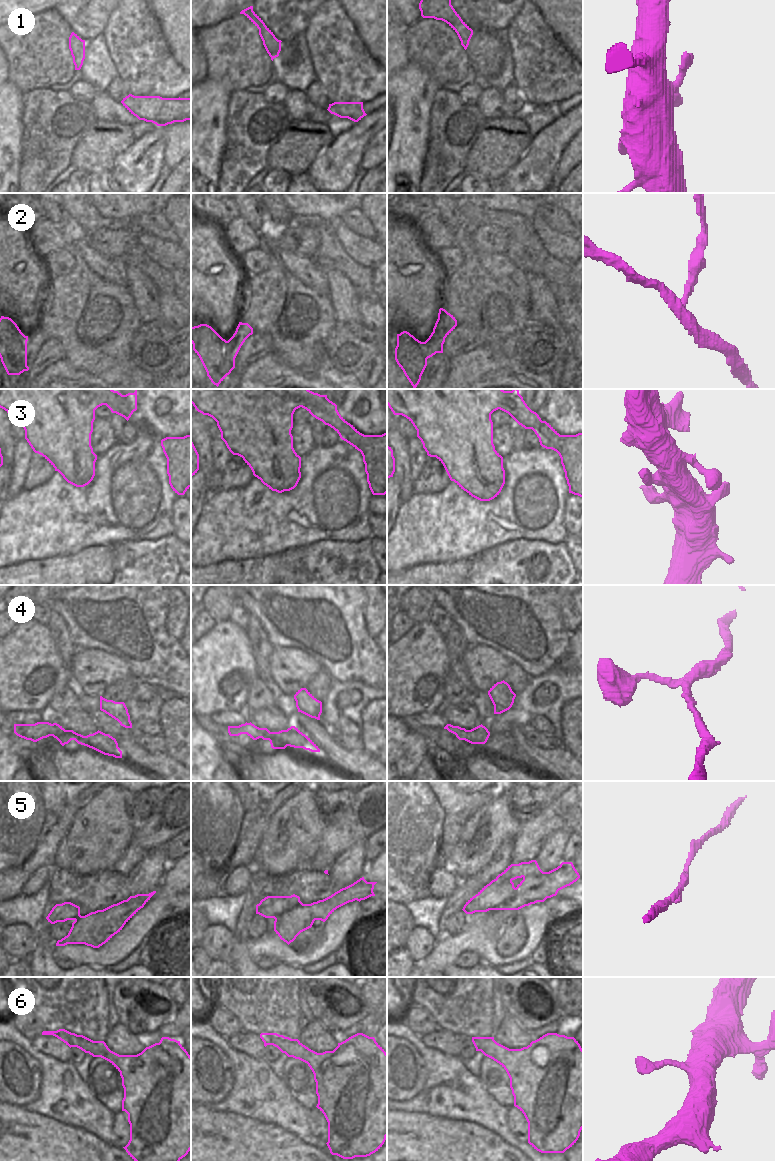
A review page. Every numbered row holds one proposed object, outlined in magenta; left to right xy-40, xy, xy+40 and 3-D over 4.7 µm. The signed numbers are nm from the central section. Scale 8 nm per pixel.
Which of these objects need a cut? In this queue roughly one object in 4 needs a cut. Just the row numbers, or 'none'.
2

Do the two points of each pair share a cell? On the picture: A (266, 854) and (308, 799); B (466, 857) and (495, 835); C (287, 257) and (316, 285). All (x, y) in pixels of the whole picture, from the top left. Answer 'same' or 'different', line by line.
A: same
B: same
C: same

